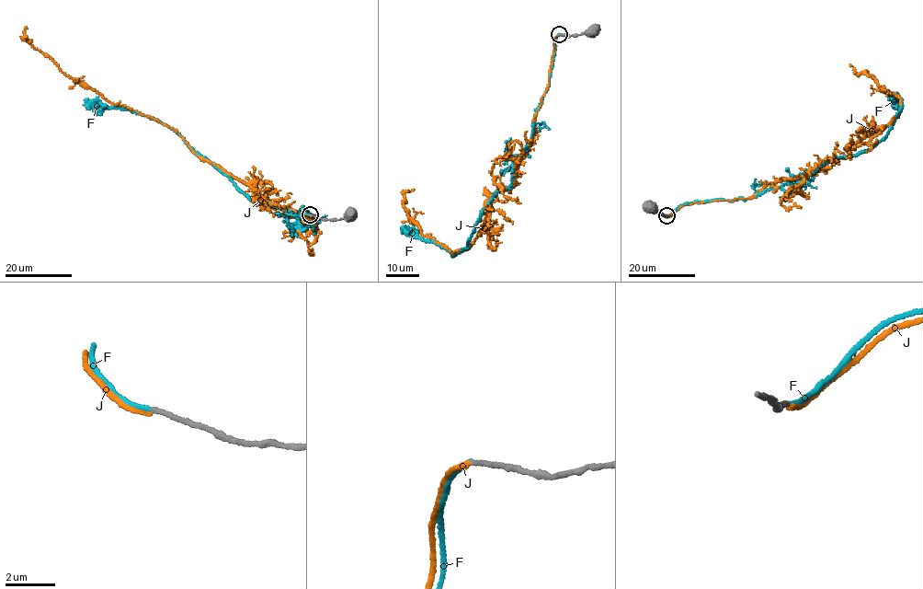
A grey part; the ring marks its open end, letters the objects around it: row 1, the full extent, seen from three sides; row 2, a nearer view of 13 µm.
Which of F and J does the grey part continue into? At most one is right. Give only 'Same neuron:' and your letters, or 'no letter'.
Same neuron: F

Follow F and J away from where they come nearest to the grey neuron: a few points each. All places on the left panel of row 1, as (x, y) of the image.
F: (311, 214), (302, 206), (316, 223), (302, 228), (295, 214), (249, 200), (154, 119), (83, 104)
J: (311, 214), (301, 207), (315, 228), (260, 202), (153, 118), (74, 80), (25, 26)

